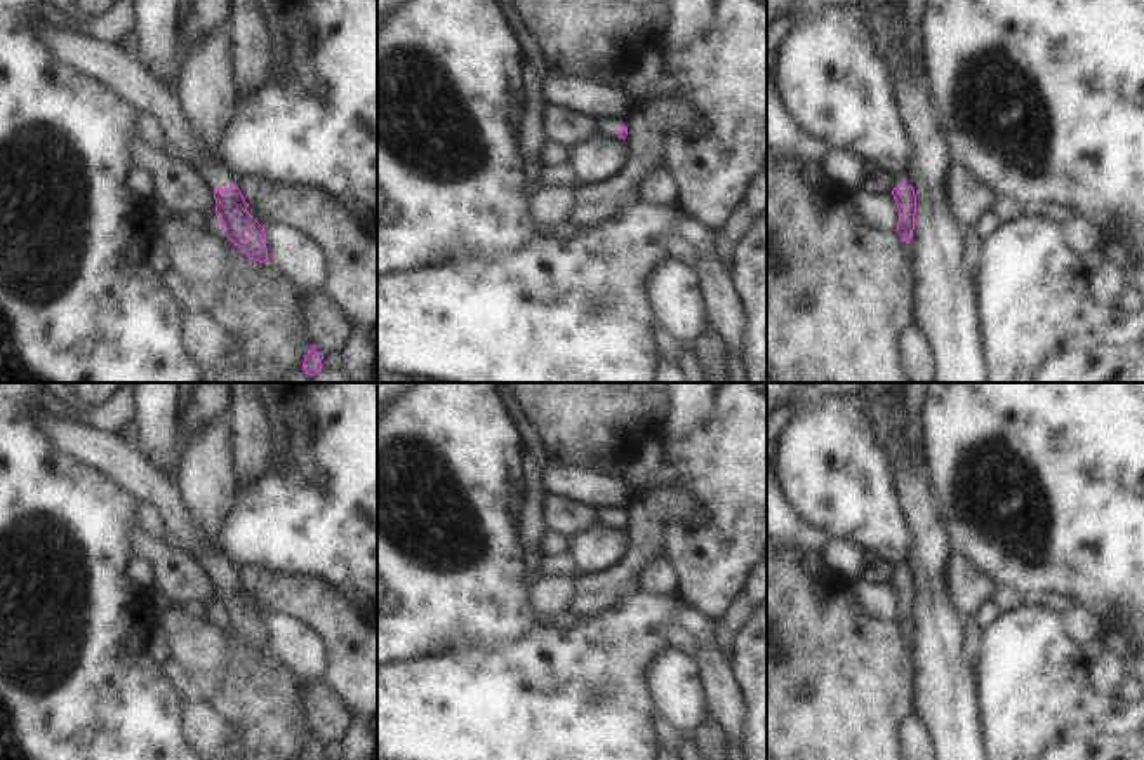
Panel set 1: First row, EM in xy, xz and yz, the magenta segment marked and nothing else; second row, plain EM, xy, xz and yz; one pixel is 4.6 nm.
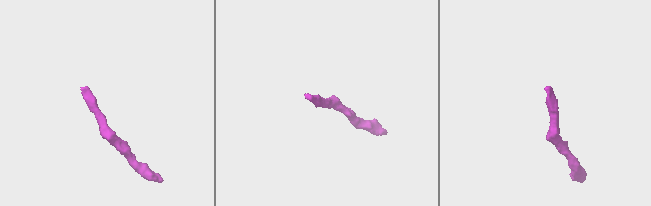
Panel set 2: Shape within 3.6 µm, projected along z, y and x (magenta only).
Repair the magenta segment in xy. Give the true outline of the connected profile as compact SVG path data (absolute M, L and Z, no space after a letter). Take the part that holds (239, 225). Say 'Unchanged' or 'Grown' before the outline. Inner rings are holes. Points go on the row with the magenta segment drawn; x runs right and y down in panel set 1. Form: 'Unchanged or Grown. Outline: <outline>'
Grown. Outline: M28 17L24 26L64 64L83 71L125 103L130 113L151 113L174 146L174 155L188 162L214 190L221 228L249 259L268 261L264 228L247 212L249 203L238 190L238 177L193 134L176 92L144 70L130 50L103 43L82 33L64 31L40 17Z

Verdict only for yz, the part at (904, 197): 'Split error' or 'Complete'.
Split error

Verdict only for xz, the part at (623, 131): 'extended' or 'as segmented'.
extended

